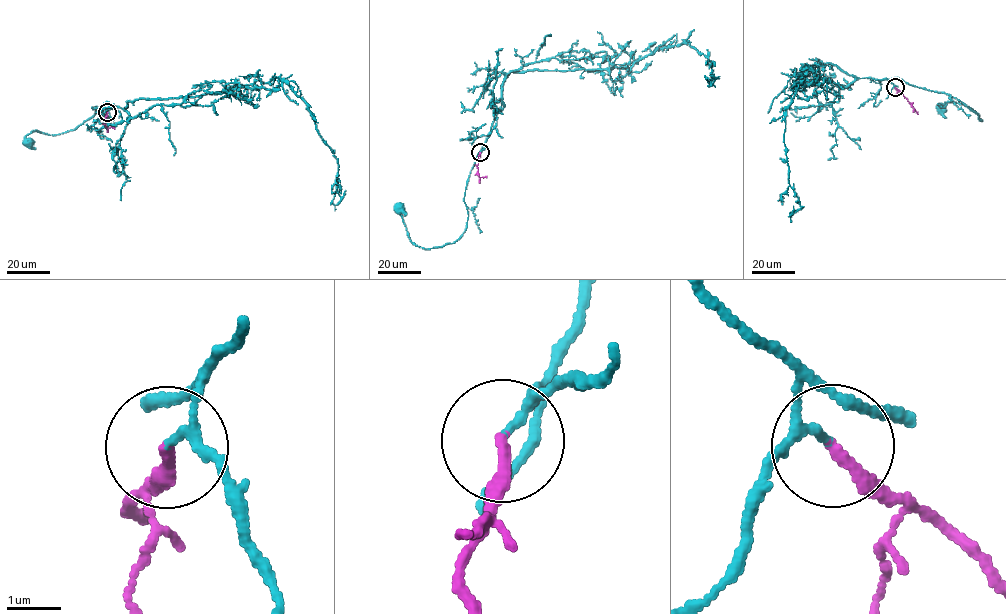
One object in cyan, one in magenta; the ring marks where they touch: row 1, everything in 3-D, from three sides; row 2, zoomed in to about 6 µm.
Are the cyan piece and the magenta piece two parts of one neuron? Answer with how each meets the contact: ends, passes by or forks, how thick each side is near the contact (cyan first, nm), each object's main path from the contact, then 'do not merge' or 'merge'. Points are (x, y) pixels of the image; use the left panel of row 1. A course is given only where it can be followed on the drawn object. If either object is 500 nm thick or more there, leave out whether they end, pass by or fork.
cyan passes by; magenta ends; calibres 110 and 240 nm; course cyan (107, 112), (107, 102), (92, 107), (95, 114), (74, 129), (52, 135), (32, 131), (24, 138), (29, 142); course magenta (107, 112), (105, 126), (114, 129); merge

